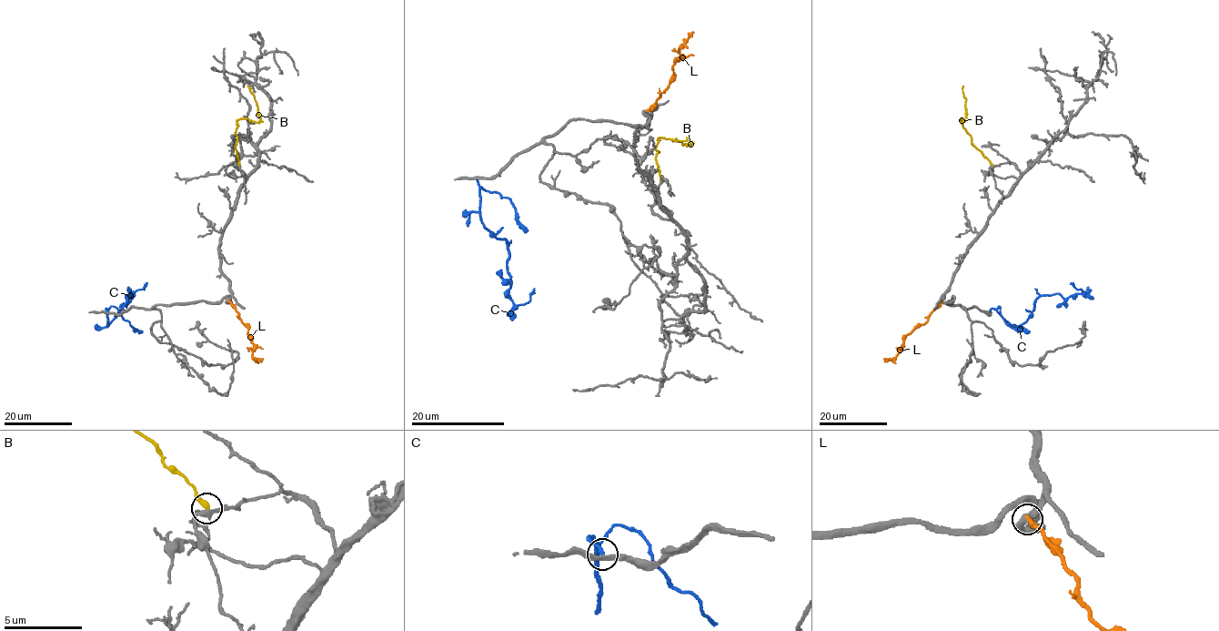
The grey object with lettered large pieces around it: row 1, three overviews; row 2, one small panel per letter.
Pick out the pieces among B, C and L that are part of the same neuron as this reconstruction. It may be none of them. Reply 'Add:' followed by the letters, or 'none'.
Add: none

